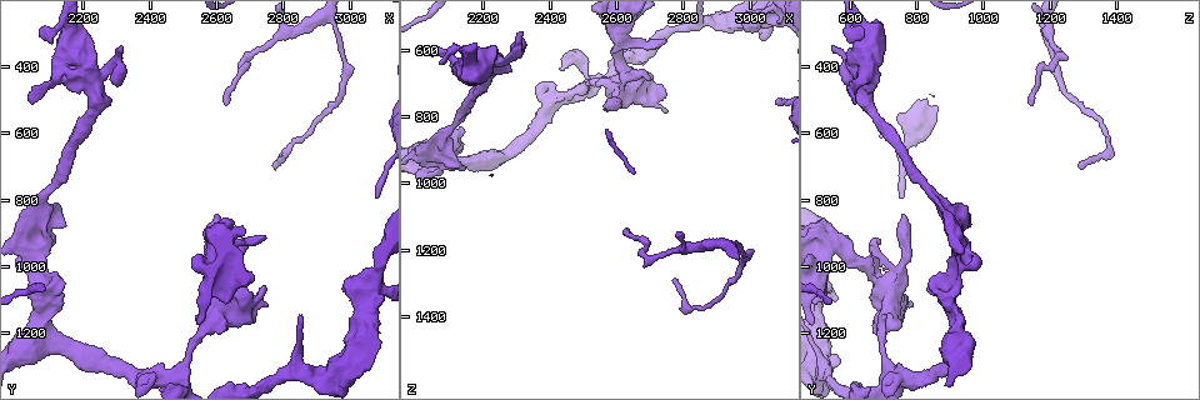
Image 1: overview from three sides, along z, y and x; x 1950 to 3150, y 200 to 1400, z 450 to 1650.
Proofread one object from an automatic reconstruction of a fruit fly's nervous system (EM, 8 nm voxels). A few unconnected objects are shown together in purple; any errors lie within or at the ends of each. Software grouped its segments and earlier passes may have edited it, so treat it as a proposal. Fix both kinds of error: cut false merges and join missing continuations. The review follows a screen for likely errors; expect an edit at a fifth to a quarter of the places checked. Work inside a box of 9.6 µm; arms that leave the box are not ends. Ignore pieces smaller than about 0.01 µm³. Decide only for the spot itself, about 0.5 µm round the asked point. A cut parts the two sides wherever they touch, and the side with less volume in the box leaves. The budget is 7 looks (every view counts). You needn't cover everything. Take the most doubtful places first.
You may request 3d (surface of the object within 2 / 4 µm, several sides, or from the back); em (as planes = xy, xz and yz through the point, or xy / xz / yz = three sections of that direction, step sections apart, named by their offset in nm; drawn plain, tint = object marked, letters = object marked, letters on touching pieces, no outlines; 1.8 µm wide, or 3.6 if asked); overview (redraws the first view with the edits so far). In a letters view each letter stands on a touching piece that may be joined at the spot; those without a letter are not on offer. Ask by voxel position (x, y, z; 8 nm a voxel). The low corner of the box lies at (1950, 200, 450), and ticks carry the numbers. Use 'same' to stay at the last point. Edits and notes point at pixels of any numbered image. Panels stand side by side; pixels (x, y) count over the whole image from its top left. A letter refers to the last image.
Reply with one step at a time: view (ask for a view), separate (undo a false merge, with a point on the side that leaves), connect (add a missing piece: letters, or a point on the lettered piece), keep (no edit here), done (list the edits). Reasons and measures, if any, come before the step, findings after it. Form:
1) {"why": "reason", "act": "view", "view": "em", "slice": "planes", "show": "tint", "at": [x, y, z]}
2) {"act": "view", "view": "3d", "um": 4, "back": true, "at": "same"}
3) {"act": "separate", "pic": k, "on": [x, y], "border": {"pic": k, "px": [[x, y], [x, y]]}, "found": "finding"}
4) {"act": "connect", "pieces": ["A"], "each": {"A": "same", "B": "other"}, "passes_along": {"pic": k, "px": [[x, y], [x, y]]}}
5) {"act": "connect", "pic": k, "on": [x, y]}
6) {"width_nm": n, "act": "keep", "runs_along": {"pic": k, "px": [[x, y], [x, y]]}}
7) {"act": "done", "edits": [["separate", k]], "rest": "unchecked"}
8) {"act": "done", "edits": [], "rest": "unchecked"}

{"act": "view", "view": "3d", "um": 2, "at": [2080, 960, 920]}

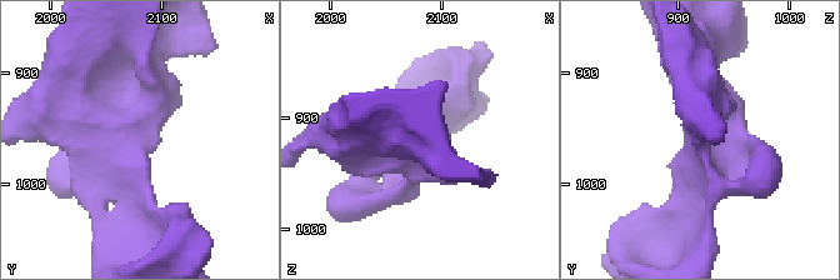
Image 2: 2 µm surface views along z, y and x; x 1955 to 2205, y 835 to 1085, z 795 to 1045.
{"why": "need the tissue", "act": "view", "view": "em", "slice": "yz", "step": 8, "show": "letters", "at": [2072, 966, 920]}

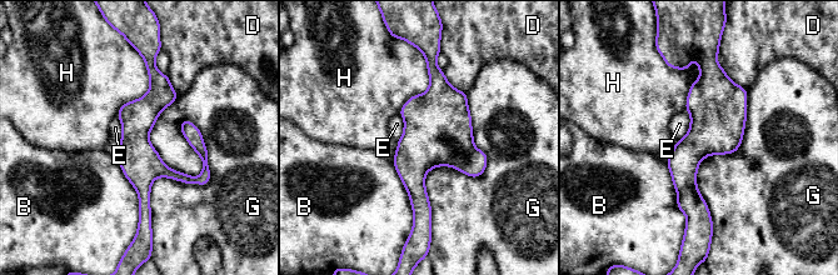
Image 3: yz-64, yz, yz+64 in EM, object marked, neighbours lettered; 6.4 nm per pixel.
{"act": "keep", "each": {"B": "other", "D": "other", "E": "other", "G": "other", "H": "other"}, "border": {"pic": 3, "px": [[178, 96], [150, 225]]}, "found": "one cell here"}

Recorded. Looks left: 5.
{"why": "arms part here", "act": "view", "view": "3d", "um": 2, "at": [2210, 410, 620]}

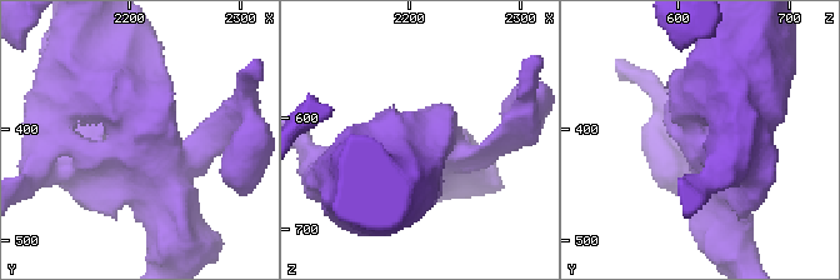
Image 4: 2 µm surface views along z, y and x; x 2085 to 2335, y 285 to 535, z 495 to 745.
{"arms": 4, "why": "now the EM", "act": "view", "view": "em", "slice": "xy", "step": 16, "show": "letters", "at": [2210, 418, 628]}

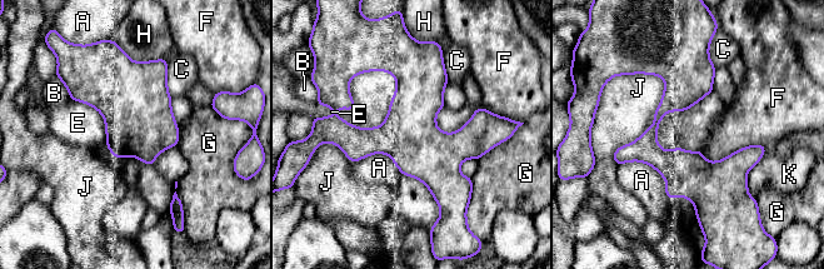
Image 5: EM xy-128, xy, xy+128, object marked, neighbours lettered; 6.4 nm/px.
{"why": "cut it another way", "act": "view", "view": "em", "slice": "planes", "show": "letters", "at": "same"}

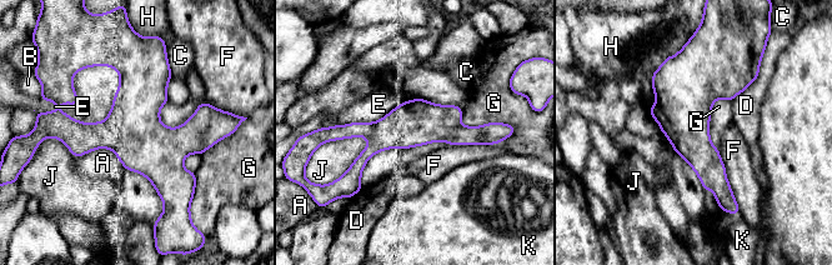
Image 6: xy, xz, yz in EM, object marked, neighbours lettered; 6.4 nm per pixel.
{"width_nm": 300, "act": "keep", "each": {"A": "other", "B": "other", "C": "other", "D": "other", "E": "other", "F": "other", "G": "other", "H": "other", "J": "other", "K": "other"}, "runs_along": {"pic": 6, "px": [[340, 128], [451, 130], [490, 138]]}, "found": "one cell here"}

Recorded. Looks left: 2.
{"act": "view", "view": "em", "um": 3.6, "slice": "planes", "show": "letters", "at": [2440, 1330, 730]}

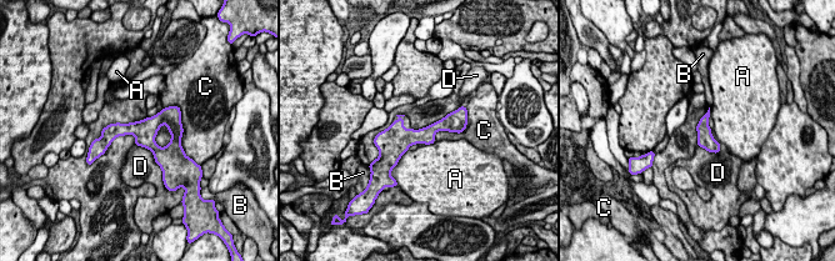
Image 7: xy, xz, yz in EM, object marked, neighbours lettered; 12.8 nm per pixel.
{"width_nm": 220, "act": "keep", "each": {"A": "other", "B": "other", "C": "other", "D": "other"}, "found": "all the same cell"}

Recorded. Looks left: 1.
{"act": "done", "edits": [], "rest": "unchecked"}

